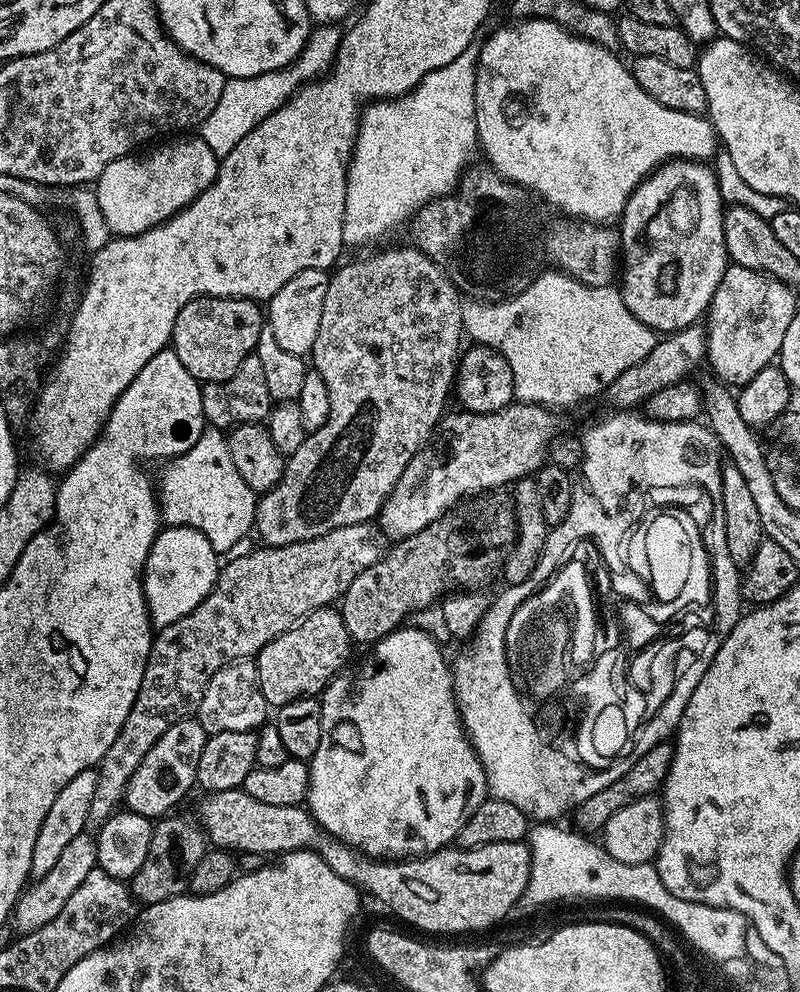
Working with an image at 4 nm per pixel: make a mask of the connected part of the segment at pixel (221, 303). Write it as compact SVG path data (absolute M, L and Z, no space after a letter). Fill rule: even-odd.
M197 296L186 302L174 322L170 347L178 354L182 366L201 382L218 382L230 378L242 366L242 362L256 350L260 341L260 332L266 327L266 316L261 305L255 300L246 300L243 296Z

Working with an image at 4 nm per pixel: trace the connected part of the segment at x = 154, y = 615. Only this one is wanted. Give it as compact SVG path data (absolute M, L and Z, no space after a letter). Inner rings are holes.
M164 526L154 538L154 546L144 563L144 597L148 603L148 615L157 629L170 626L190 610L197 608L212 593L222 567L216 561L218 554L214 546L198 530L190 526Z

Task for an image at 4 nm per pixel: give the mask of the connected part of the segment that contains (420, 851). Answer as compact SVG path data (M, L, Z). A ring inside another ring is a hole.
M401 626L389 636L377 640L371 649L372 657L364 664L360 672L360 681L356 684L356 693L352 696L351 671L345 670L334 677L326 685L319 697L322 706L322 742L308 764L308 794L306 807L312 817L317 820L325 832L348 844L351 848L358 848L366 856L373 858L387 858L390 860L406 860L413 856L426 856L429 852L436 852L439 848L449 847L462 830L466 818L489 795L488 783L482 762L473 750L468 734L460 723L460 709L456 707L456 695L452 689L452 669L449 661L444 661L444 652L440 644L428 632L420 628Z

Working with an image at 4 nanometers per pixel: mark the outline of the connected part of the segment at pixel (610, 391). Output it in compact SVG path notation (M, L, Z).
M693 326L684 328L681 332L673 332L657 339L654 350L642 358L630 370L624 370L613 384L609 384L606 389L606 397L616 410L636 410L644 406L652 395L660 390L665 390L668 386L683 381L688 371L696 363L703 361L708 355L708 333L703 327Z

